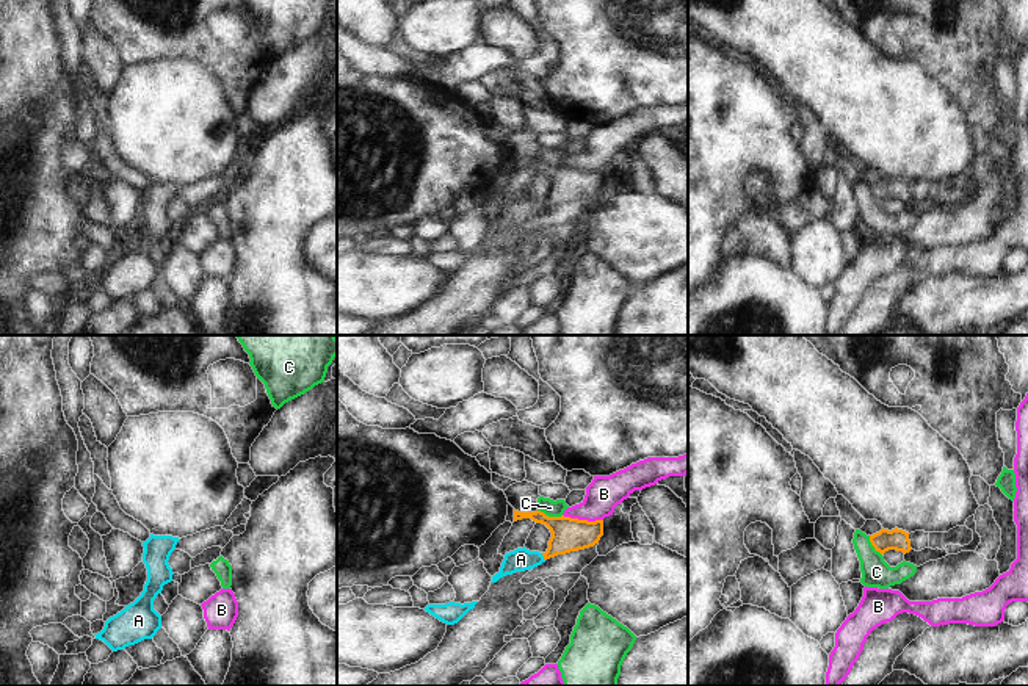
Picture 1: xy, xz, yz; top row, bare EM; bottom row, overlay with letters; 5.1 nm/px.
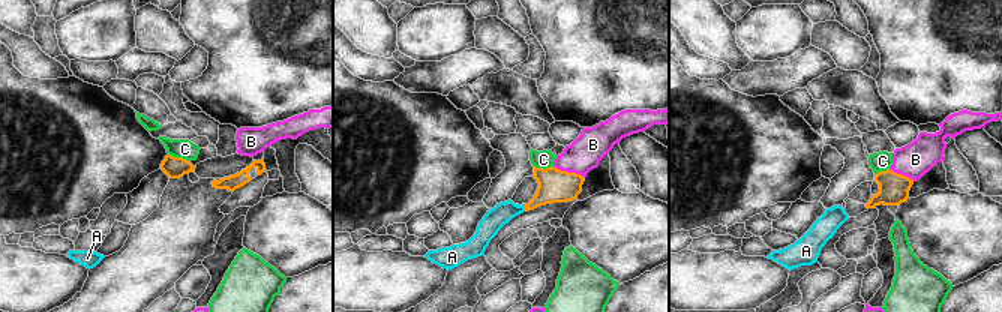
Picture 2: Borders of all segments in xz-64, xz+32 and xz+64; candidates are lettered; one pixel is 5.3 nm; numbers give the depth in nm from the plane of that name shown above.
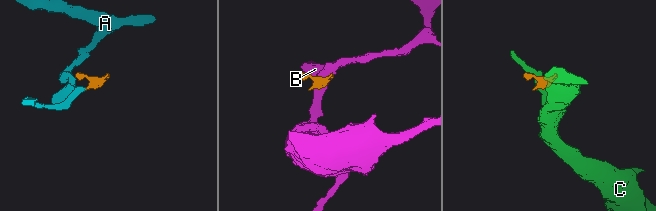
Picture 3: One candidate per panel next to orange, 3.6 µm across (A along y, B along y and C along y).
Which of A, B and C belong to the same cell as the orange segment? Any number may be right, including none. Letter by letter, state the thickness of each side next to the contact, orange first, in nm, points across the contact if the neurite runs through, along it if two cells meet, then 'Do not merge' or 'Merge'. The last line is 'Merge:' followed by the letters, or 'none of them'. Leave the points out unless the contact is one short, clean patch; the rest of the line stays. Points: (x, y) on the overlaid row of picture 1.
A: Thickness 180 nm (orange) against 120 nm. Path across: xz (569, 534), (542, 555), (521, 559). Merge
B: Thickness 180 nm (orange) against 180 nm. Boundary: xz (563, 514), (572, 519), (602, 520). Do not merge
C: Thickness 180 nm (orange) against 90 nm. Boundary: xz (538, 509), (549, 516), (561, 516). Do not merge
Merge: A.

